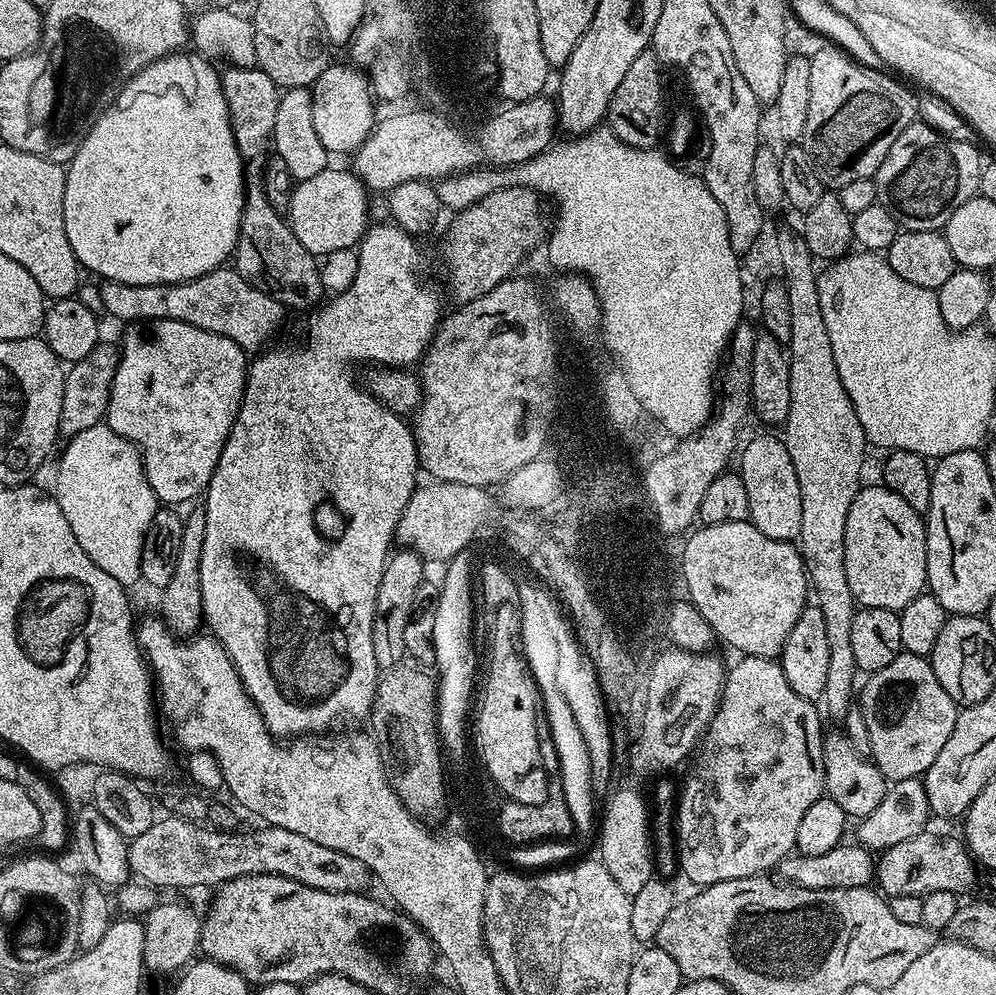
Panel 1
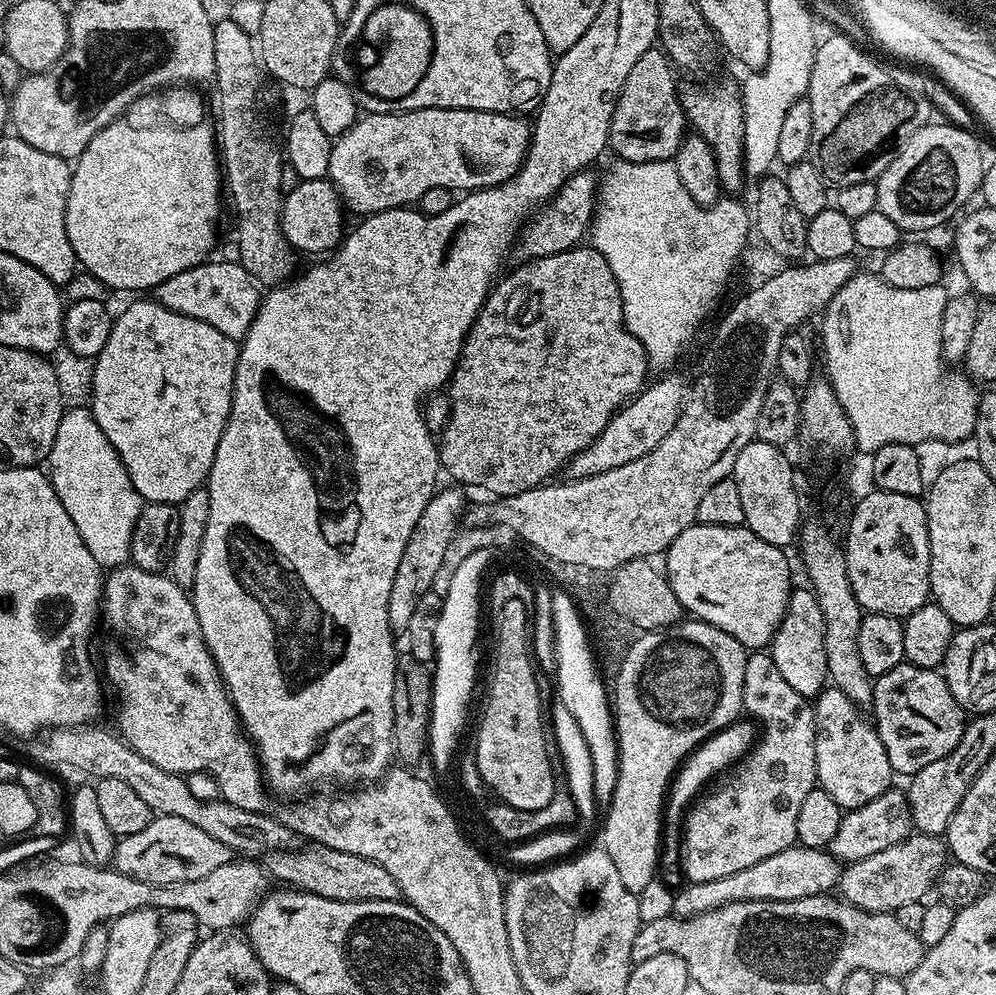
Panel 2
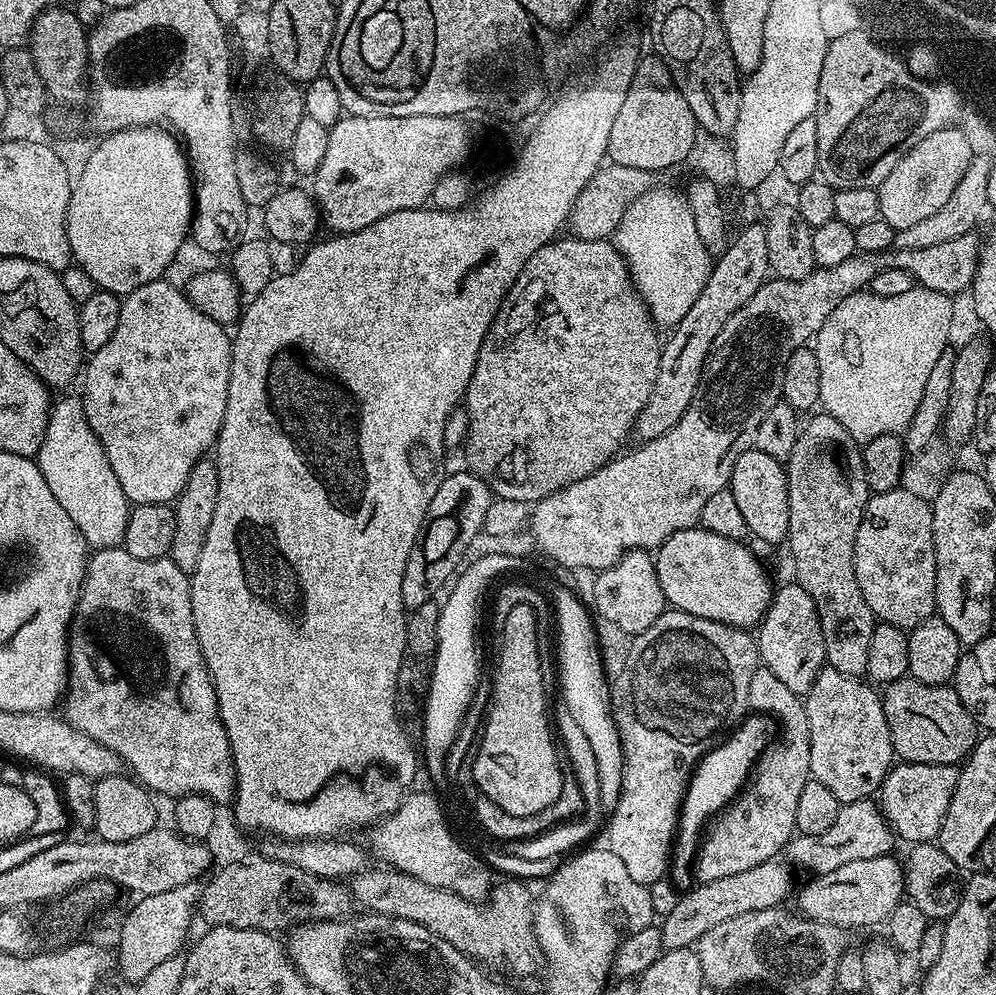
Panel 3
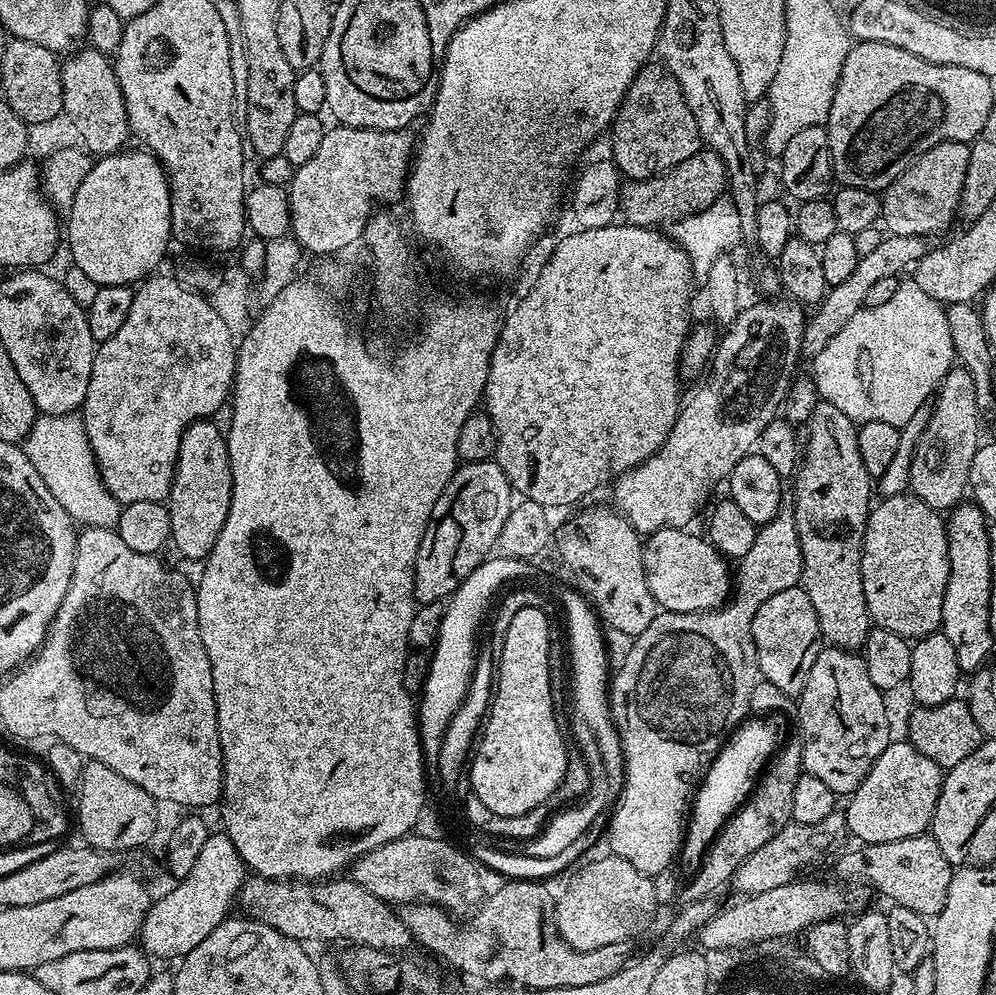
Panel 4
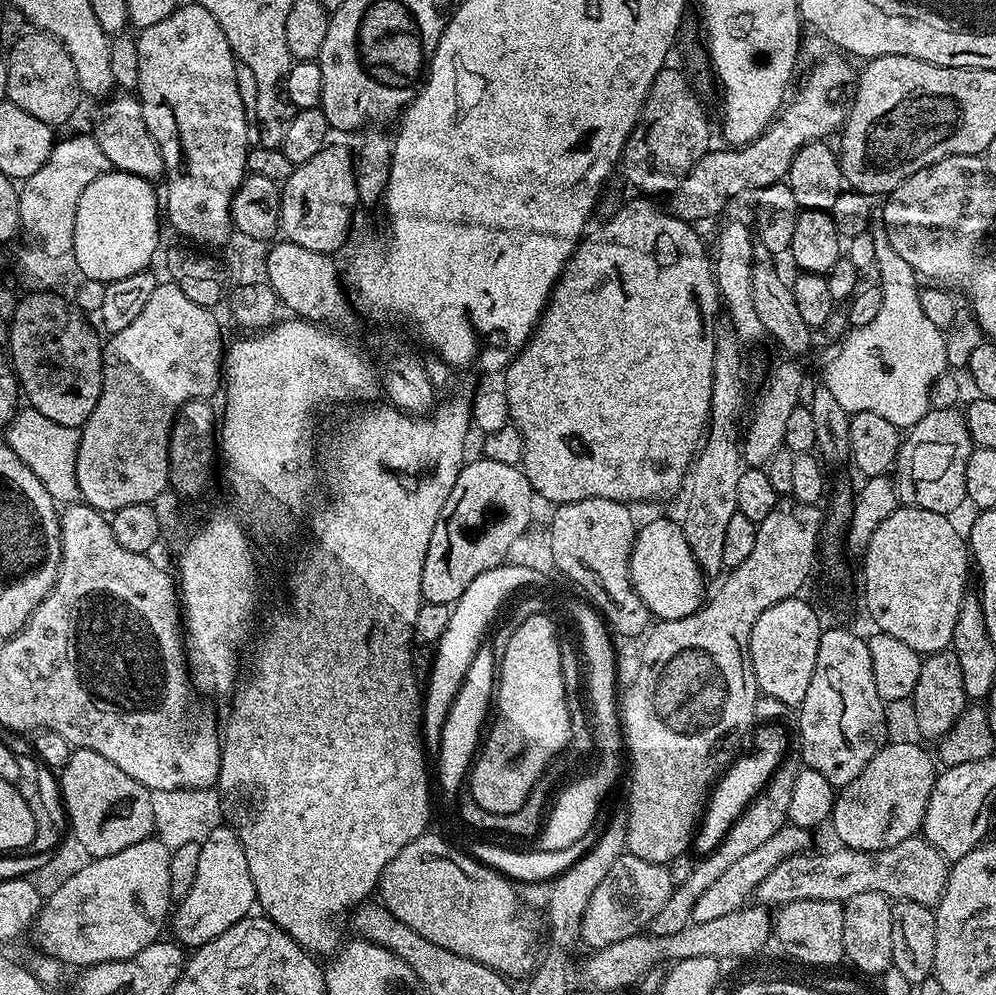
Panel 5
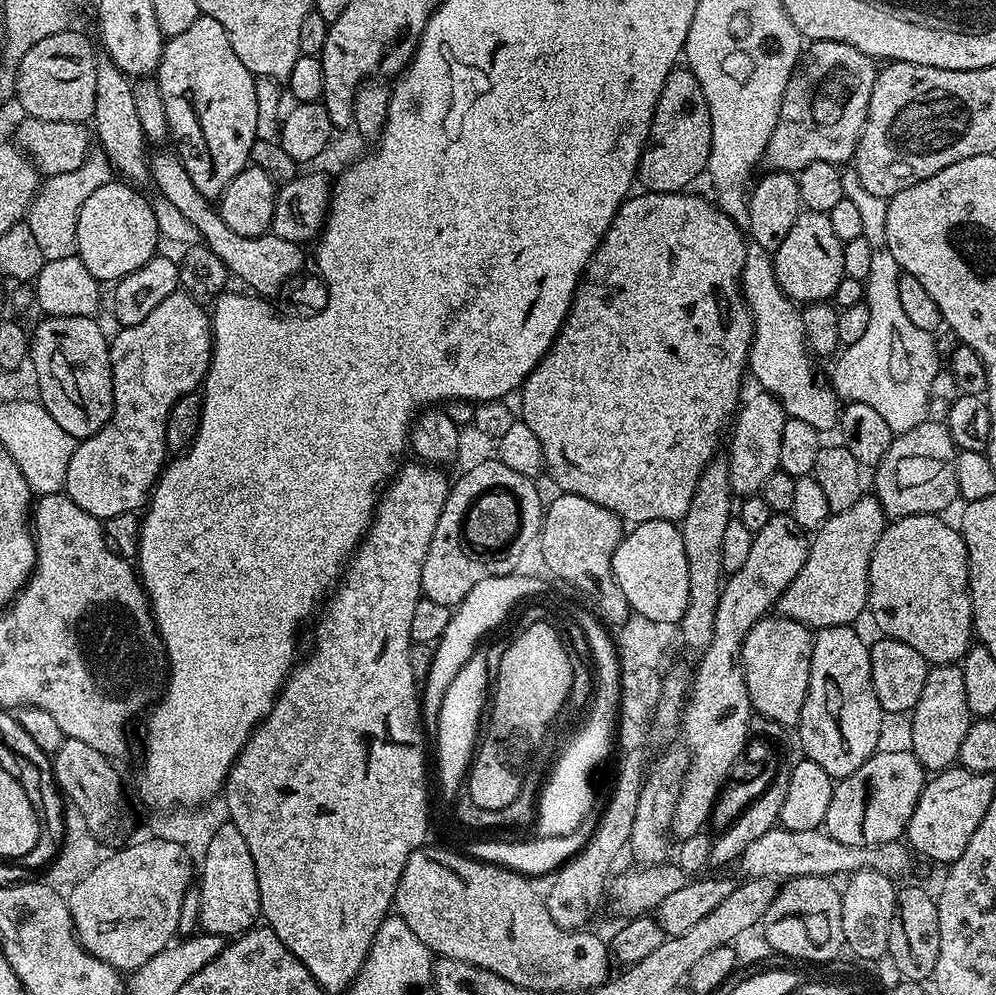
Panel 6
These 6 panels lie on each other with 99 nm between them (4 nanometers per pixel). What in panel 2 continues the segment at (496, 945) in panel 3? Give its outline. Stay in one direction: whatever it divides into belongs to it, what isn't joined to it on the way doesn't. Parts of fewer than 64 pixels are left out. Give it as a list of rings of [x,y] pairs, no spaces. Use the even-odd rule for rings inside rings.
[[[309,843],[308,848],[297,846],[286,848],[283,852],[270,852],[266,857],[266,871],[273,881],[281,880],[281,885],[310,894],[318,894],[322,898],[330,898],[338,902],[362,902],[363,900],[394,900],[400,896],[394,878],[390,878],[387,870],[382,870],[378,862],[370,862],[366,858],[358,858],[358,854],[346,854],[346,850],[334,850],[321,844]]]

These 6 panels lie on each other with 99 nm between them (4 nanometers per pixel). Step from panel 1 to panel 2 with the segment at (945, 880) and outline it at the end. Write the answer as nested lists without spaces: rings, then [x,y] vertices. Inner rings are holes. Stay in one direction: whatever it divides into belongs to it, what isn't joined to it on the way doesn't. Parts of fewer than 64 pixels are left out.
[[[909,834],[905,840],[898,842],[879,854],[870,854],[870,858],[862,858],[858,862],[847,865],[841,871],[838,885],[839,899],[867,912],[891,912],[895,914],[898,906],[906,906],[909,902],[921,902],[928,891],[932,892],[940,878],[940,873],[950,860],[950,853],[945,841],[939,836]]]

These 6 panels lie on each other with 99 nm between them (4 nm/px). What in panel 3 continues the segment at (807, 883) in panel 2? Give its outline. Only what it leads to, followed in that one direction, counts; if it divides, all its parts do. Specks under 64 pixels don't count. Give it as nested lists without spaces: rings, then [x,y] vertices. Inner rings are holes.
[[[777,858],[762,862],[762,866],[753,866],[750,870],[742,870],[742,874],[730,874],[726,878],[718,878],[714,882],[705,884],[697,883],[688,892],[683,893],[678,906],[674,906],[674,910],[670,910],[670,914],[663,917],[662,923],[659,925],[661,945],[665,949],[692,948],[700,936],[706,934],[706,930],[714,930],[714,926],[726,922],[726,918],[734,918],[738,914],[750,914],[754,910],[770,910],[781,907],[785,903],[784,899],[788,895],[788,899],[793,895],[792,875],[794,875],[793,869],[783,859]]]

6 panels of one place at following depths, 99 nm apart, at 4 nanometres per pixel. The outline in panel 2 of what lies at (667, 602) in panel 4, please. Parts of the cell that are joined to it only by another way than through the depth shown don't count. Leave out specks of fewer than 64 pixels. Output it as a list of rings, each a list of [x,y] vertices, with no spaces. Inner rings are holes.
[[[694,523],[682,530],[678,538],[674,538],[663,557],[662,568],[685,613],[690,612],[688,614],[697,621],[704,621],[733,635],[748,650],[760,650],[771,645],[772,635],[782,622],[788,595],[794,587],[792,568],[784,555],[785,549],[775,548],[770,542],[762,542],[762,538],[758,538],[758,534],[746,526],[735,528]]]

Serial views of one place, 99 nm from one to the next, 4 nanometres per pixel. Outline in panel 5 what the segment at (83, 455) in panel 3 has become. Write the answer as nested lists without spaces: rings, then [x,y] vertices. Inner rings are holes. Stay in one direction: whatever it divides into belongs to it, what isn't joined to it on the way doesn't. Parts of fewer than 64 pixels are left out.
[[[28,406],[25,407],[25,412],[24,409],[17,411],[12,421],[7,424],[6,432],[8,432],[6,441],[10,450],[32,471],[34,478],[52,495],[53,500],[67,506],[79,497],[76,459],[80,434],[77,429],[58,426],[58,422],[50,422],[50,418],[38,414],[38,410]]]

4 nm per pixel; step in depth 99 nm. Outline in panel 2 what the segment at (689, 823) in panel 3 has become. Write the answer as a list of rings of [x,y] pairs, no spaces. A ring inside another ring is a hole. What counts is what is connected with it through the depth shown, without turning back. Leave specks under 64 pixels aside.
[[[746,718],[737,719],[706,739],[681,764],[676,775],[669,783],[669,795],[665,797],[662,813],[662,849],[660,853],[660,878],[668,888],[679,889],[684,882],[683,869],[680,866],[680,846],[683,844],[684,817],[693,800],[716,777],[731,769],[748,755],[758,738],[757,725]]]

